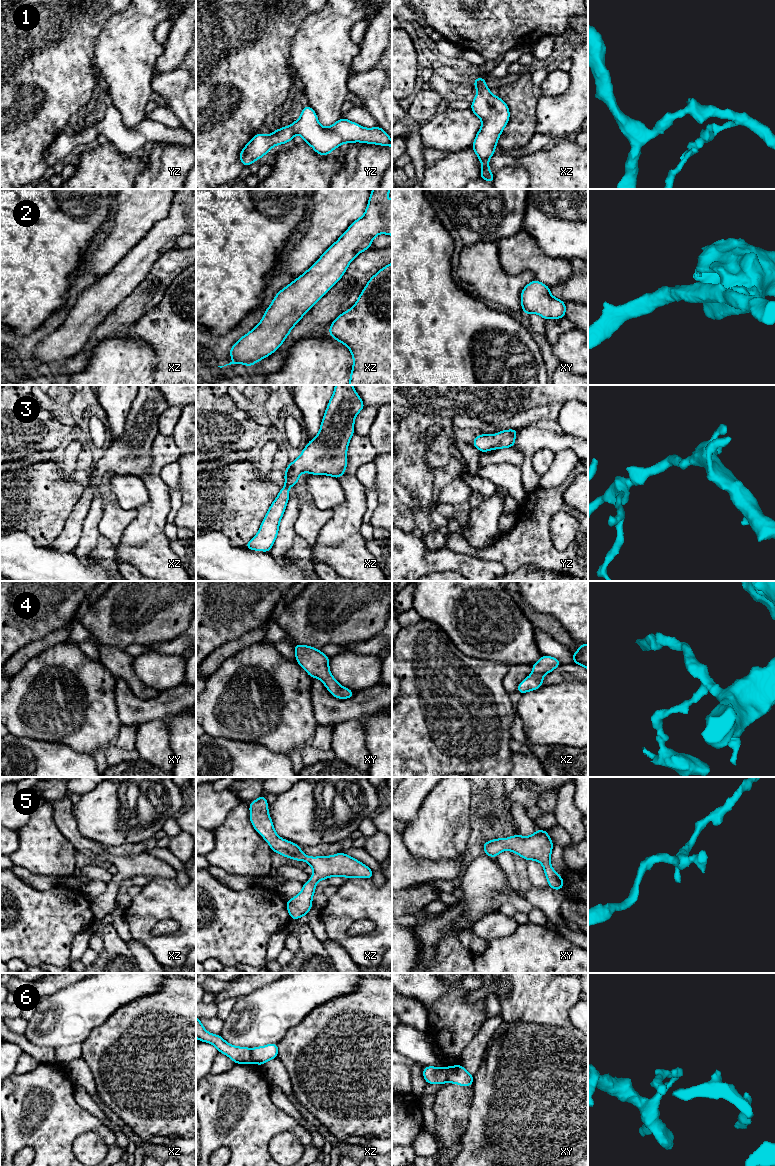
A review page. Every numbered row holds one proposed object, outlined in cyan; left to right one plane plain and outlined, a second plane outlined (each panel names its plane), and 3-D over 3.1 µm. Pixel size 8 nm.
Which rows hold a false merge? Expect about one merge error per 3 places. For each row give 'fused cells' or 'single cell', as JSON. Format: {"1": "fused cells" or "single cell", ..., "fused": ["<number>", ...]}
{"1": "single cell", "2": "single cell", "3": "single cell", "4": "single cell", "5": "single cell", "6": "fused cells", "fused": ["6"]}

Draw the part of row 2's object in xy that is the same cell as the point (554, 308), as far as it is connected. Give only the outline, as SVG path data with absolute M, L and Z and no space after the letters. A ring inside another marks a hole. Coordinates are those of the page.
M533 280L521 292L521 306L523 313L535 313L547 319L565 317L566 303L550 294L550 287Z

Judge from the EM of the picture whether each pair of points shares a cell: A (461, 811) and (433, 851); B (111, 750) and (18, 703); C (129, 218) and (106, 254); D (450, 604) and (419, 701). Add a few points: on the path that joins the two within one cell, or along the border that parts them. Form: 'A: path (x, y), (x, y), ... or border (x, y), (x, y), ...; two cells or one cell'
A: path (451, 821), (433, 841); one cell
B: border (111, 743), (102, 750); two cells
C: path (129, 227), (124, 236), (115, 245); one cell
D: border (422, 618), (435, 622), (456, 647); two cells

